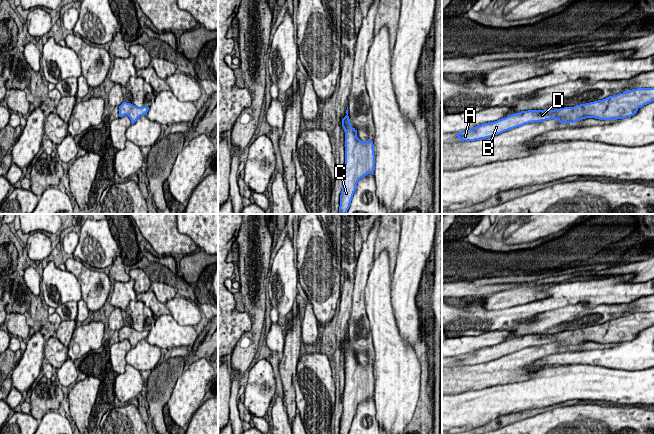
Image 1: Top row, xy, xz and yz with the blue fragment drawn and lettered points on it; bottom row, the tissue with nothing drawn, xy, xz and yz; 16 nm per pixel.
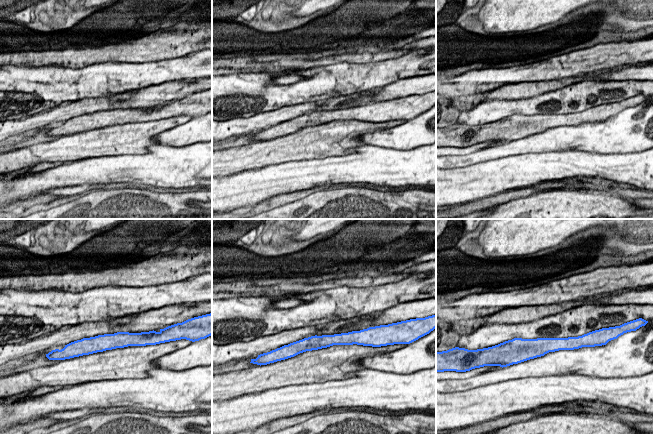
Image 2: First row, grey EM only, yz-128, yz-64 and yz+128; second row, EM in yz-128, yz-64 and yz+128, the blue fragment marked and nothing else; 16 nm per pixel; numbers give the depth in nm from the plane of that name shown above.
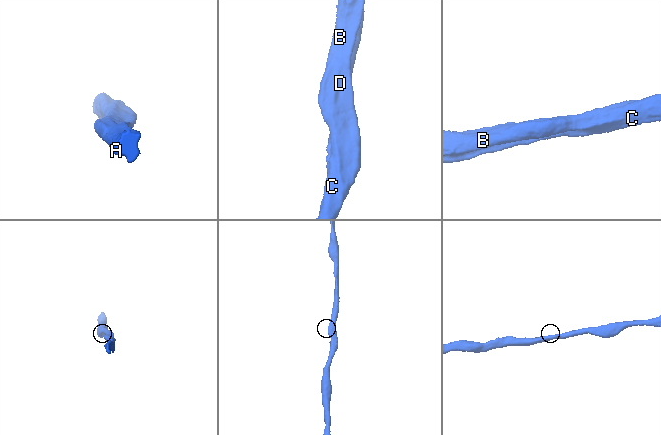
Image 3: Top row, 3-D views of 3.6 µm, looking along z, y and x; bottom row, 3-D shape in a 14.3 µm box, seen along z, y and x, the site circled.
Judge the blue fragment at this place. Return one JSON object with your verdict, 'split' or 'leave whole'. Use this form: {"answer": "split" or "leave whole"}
{"answer": "leave whole"}

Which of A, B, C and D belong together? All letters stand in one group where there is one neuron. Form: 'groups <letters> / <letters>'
groups A B C D

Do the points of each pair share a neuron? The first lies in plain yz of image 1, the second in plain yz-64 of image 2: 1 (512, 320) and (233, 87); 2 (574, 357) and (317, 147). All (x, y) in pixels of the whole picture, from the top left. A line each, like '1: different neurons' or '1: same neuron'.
1: same neuron
2: different neurons

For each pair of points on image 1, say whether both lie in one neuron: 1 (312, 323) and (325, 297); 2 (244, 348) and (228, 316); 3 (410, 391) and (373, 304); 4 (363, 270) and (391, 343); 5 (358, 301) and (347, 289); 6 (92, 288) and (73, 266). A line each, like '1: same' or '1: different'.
1: same
2: different
3: same
4: different
5: different
6: same

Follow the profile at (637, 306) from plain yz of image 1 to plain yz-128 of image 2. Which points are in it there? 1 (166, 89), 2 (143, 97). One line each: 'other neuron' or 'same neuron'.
1: same neuron
2: same neuron

